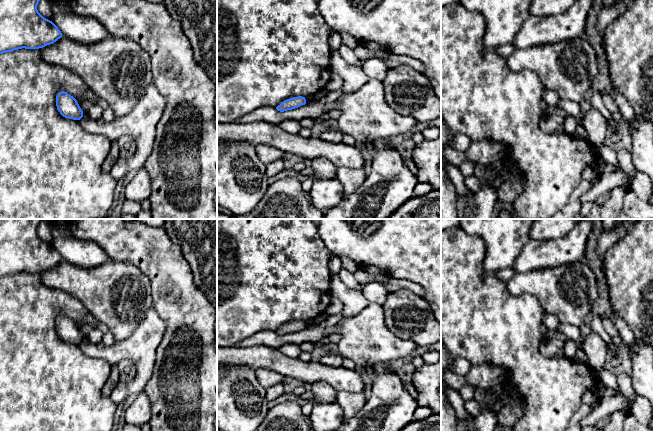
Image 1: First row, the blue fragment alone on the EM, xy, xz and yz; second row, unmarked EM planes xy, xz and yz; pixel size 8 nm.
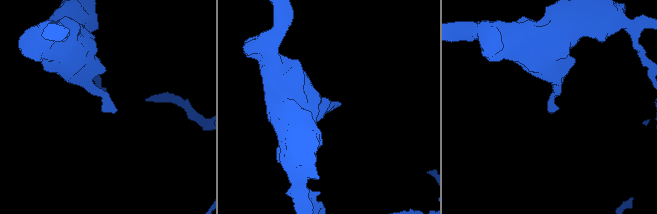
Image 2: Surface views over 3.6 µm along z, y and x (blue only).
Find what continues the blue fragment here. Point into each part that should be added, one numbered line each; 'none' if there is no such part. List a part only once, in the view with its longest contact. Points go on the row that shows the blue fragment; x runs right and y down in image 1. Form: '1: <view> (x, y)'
none

